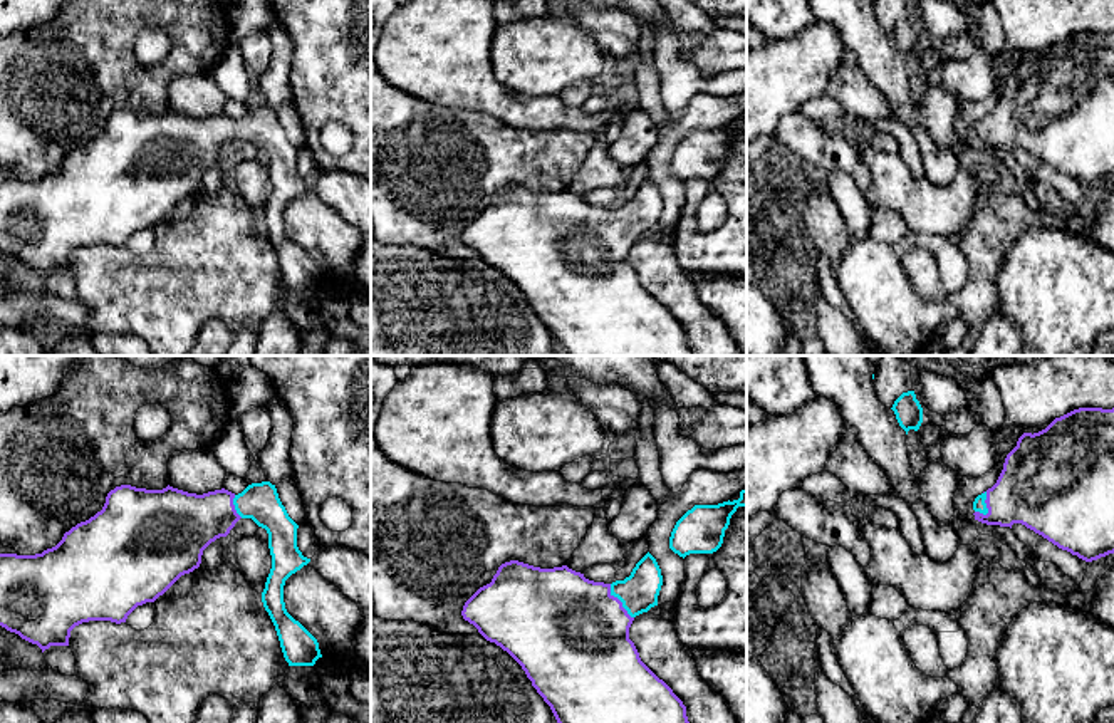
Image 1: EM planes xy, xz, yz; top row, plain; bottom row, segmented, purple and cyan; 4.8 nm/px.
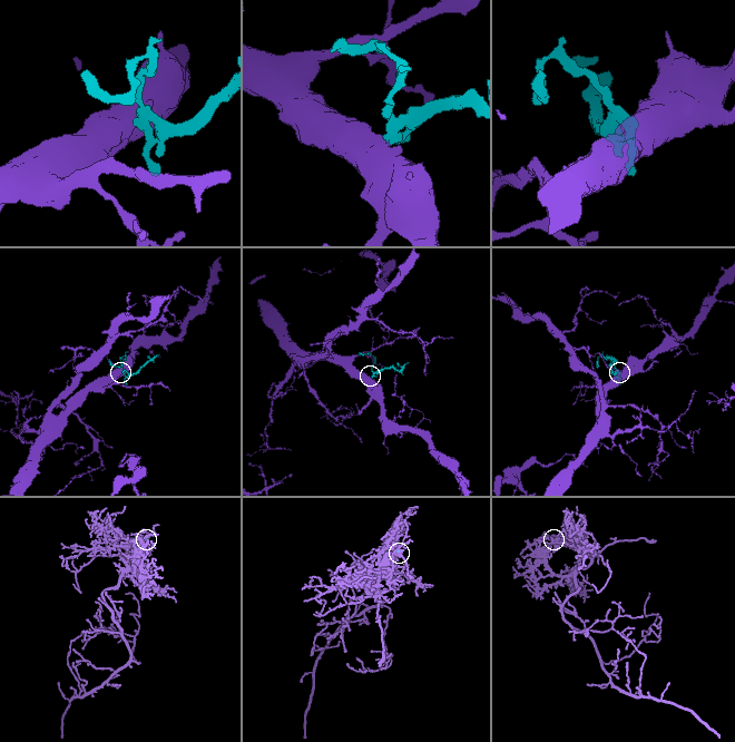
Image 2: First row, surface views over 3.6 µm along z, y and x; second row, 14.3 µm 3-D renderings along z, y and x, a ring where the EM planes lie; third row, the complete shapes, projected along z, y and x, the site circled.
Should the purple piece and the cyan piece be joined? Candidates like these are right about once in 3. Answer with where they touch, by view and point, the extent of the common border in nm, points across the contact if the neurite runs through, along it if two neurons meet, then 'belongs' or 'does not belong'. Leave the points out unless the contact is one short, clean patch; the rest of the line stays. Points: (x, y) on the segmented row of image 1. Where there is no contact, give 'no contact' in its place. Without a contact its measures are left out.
xz (619, 601) | 200 nm | across xz (579, 634), (599, 614), (619, 601), (638, 592) | belongs

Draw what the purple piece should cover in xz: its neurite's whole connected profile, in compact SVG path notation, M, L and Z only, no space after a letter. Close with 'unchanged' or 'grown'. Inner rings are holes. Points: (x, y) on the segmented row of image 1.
M649 552L629 577L612 584L589 580L567 565L540 569L510 560L465 602L461 616L522 666L557 723L690 723L683 701L641 661L629 639L634 617L658 606L661 585L661 569Z | grown

